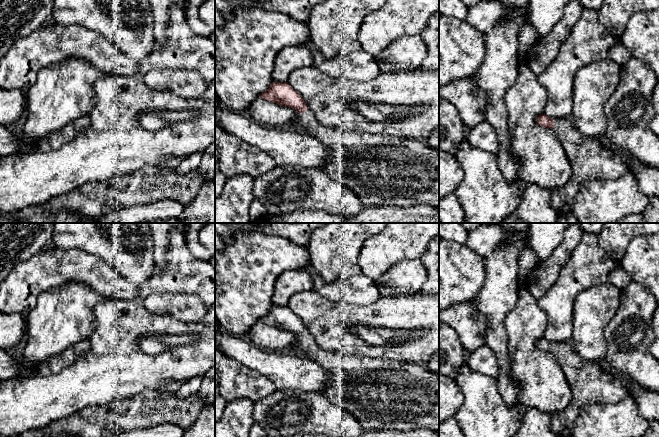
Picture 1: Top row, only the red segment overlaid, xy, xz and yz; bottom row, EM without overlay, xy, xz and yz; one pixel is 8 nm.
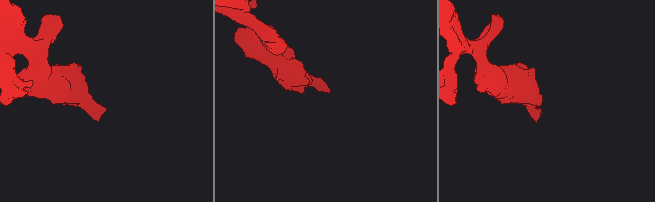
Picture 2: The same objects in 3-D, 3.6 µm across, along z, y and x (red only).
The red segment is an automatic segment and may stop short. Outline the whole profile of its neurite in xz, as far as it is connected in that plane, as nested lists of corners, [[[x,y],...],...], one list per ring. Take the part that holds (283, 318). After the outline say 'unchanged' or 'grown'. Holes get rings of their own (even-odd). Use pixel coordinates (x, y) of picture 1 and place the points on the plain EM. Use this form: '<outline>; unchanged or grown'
[[[272,306],[259,322],[293,332],[298,336],[286,352],[318,363],[326,371],[328,378],[319,393],[354,416],[364,430],[410,431],[425,428],[439,432],[439,377],[425,364],[325,351],[318,347],[304,323],[288,306]]]; grown

